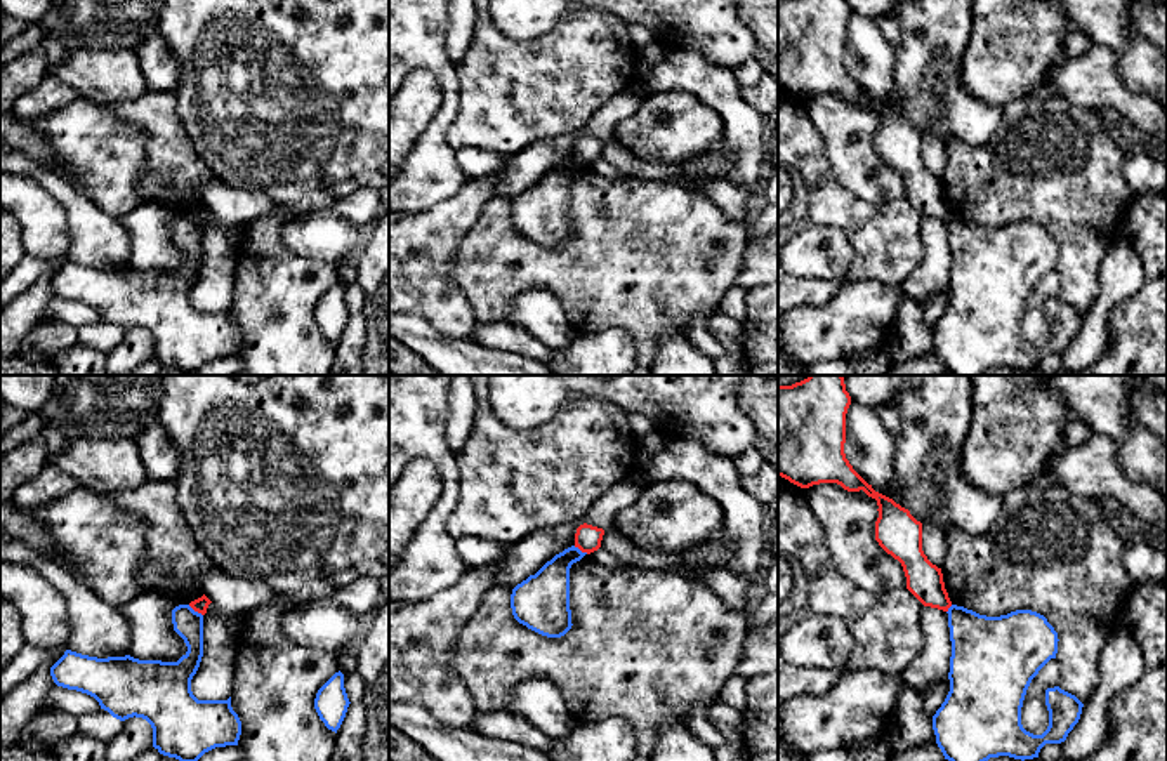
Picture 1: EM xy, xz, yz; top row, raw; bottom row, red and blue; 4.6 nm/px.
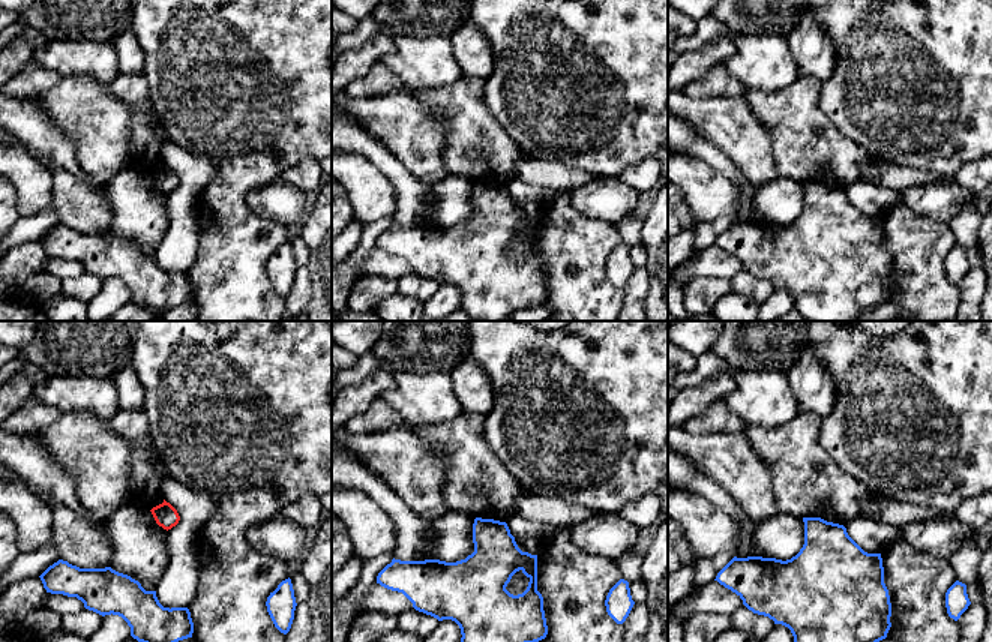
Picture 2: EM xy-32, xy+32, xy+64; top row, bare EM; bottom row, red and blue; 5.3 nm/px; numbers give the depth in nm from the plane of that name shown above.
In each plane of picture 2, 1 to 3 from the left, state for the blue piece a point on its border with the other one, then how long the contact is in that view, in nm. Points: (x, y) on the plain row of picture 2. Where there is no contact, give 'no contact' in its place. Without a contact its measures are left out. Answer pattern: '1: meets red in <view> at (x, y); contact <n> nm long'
1: no contact
2: no contact
3: no contact

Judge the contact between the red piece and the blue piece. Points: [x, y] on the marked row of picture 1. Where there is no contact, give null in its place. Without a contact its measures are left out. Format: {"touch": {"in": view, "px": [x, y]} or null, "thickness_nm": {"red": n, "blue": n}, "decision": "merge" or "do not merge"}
{"touch": {"in": "xy", "px": [195, 610]}, "thickness_nm": {"red": 70, "blue": 140}, "decision": "do not merge"}

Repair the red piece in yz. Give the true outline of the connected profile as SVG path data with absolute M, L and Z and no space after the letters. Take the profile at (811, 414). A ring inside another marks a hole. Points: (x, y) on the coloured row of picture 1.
M809 375L792 386L778 386L778 476L801 488L837 483L847 492L863 490L875 499L875 540L901 563L907 589L924 606L948 612L952 601L941 568L922 551L922 523L908 509L875 492L846 459L849 405L842 375Z

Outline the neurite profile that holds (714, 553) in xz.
M726 528L714 532L703 544L679 553L689 568L726 568L729 561L729 539Z

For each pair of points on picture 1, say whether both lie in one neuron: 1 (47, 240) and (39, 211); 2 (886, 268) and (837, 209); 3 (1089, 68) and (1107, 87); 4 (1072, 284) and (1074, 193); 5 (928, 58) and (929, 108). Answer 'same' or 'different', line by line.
1: same
2: same
3: same
4: same
5: same

